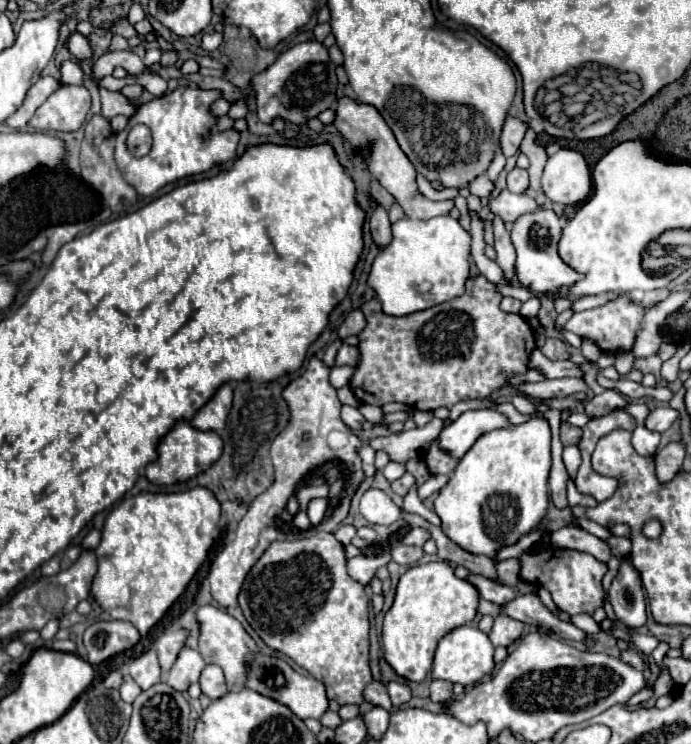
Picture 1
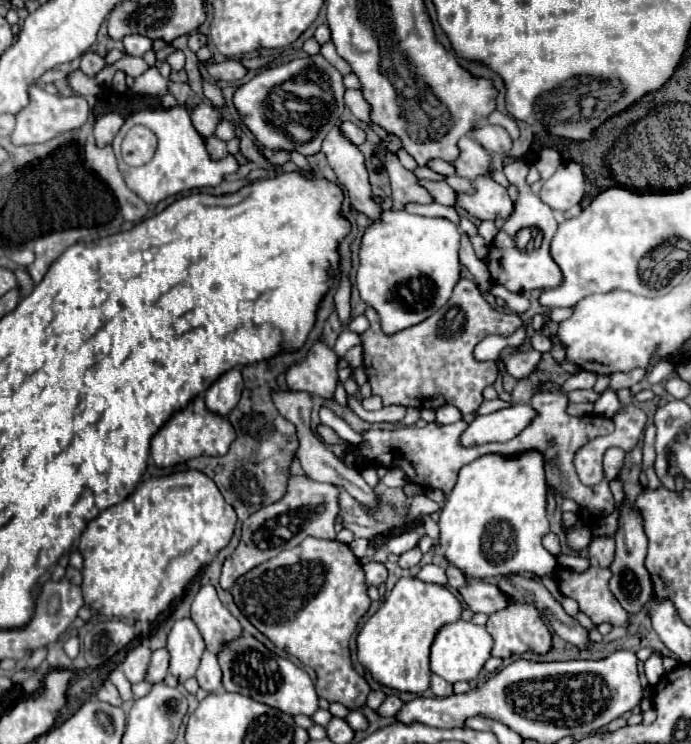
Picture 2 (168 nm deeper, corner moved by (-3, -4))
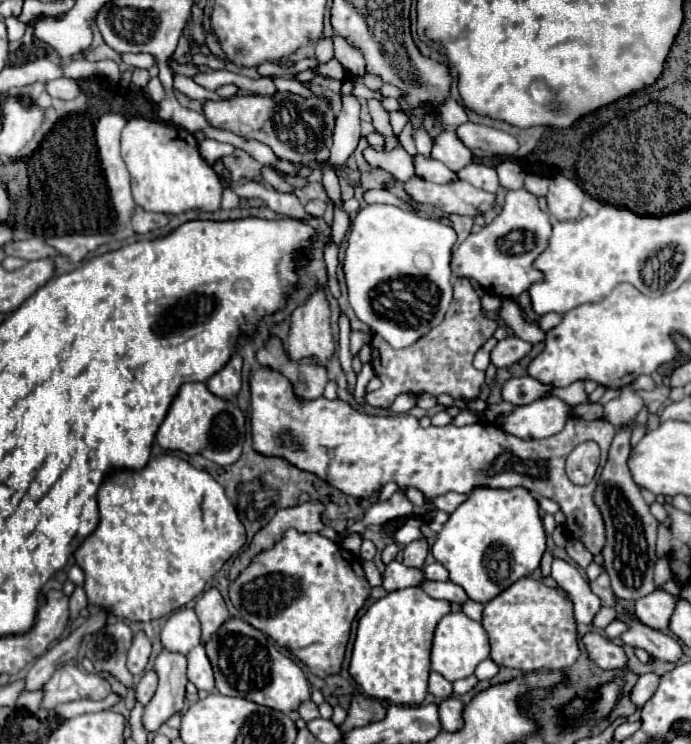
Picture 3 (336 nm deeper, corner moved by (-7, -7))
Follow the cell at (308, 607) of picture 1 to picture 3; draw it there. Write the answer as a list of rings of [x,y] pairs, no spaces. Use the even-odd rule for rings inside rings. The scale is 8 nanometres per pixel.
[[[291,528],[275,542],[273,548],[259,552],[251,560],[251,564],[231,584],[229,598],[243,620],[271,636],[279,646],[289,648],[289,652],[311,670],[311,674],[325,678],[327,674],[339,674],[351,634],[351,622],[363,608],[369,592],[371,586],[363,576],[359,558],[321,534],[301,534]]]

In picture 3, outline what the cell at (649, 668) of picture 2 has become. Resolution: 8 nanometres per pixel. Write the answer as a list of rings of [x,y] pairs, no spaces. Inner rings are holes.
[[[643,674],[643,676],[639,676],[637,684],[631,690],[631,702],[641,708],[653,696],[657,686],[659,686],[659,676],[657,674]]]

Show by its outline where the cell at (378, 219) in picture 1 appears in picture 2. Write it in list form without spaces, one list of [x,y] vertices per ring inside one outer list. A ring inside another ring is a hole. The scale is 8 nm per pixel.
[[[333,127],[323,139],[323,153],[327,155],[327,161],[333,167],[341,187],[347,191],[351,205],[371,221],[379,221],[381,207],[373,199],[363,153],[349,143],[337,127]]]

